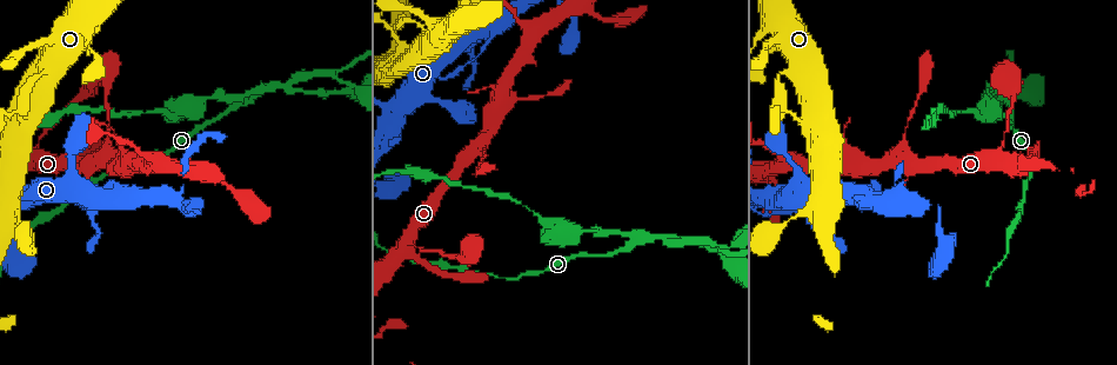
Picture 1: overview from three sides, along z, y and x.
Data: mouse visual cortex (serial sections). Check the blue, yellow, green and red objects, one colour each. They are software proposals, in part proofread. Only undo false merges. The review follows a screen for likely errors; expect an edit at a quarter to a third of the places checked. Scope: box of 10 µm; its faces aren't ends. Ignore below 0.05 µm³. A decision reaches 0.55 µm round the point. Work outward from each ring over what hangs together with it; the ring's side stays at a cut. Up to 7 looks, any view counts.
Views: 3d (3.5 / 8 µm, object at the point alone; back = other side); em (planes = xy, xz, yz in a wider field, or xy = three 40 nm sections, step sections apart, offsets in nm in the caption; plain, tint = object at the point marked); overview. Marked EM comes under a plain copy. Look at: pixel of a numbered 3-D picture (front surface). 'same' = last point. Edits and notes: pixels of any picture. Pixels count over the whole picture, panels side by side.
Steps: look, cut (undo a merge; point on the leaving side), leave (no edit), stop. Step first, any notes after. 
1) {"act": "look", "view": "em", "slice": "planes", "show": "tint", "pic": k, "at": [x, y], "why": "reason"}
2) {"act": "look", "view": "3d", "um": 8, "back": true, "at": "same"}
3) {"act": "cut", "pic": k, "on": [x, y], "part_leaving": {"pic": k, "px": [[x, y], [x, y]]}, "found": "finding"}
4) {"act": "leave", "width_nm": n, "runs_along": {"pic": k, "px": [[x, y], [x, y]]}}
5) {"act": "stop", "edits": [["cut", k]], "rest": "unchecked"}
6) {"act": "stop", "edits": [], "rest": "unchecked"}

{"act": "look", "view": "3d", "um": 8, "pic": 1, "at": [797, 120]}

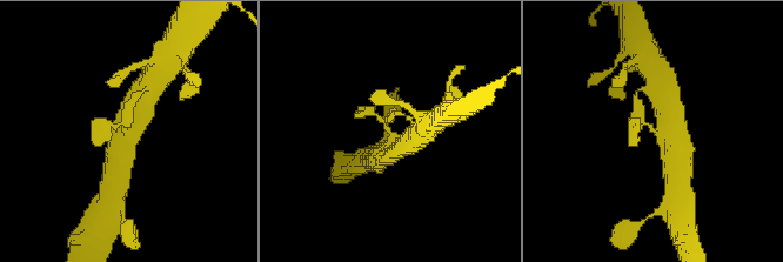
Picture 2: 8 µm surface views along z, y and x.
{"act": "look", "view": "em", "slice": "xy", "step": 3, "show": "tint", "at": "same", "why": "now the EM"}

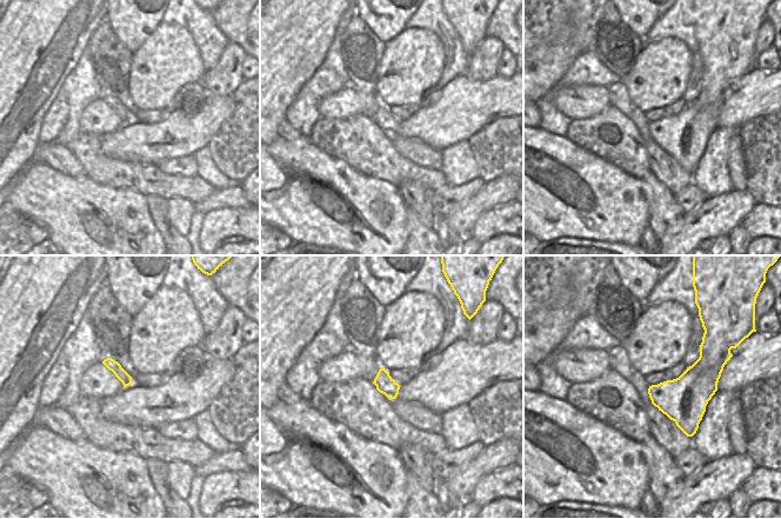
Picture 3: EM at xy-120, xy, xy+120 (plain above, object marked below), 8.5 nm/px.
{"act": "leave", "runs_along": {"pic": 2, "px": [[396, 150], [386, 127], [395, 115]]}, "found": "all the same cell"}

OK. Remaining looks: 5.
{"act": "look", "view": "3d", "um": 3.5, "pic": 1, "at": [535, 95], "why": "thin neck"}

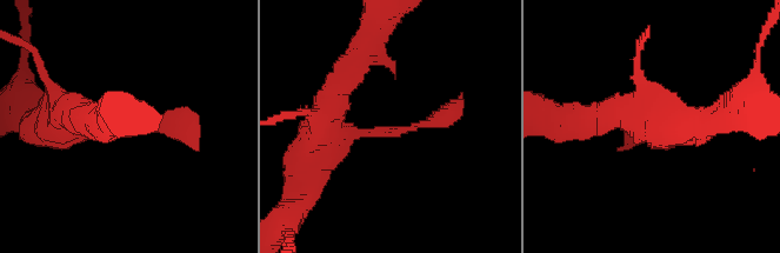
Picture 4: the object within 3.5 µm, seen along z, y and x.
{"act": "look", "view": "em", "slice": "xy", "step": 1, "show": "tint", "pic": 4, "at": [391, 128]}

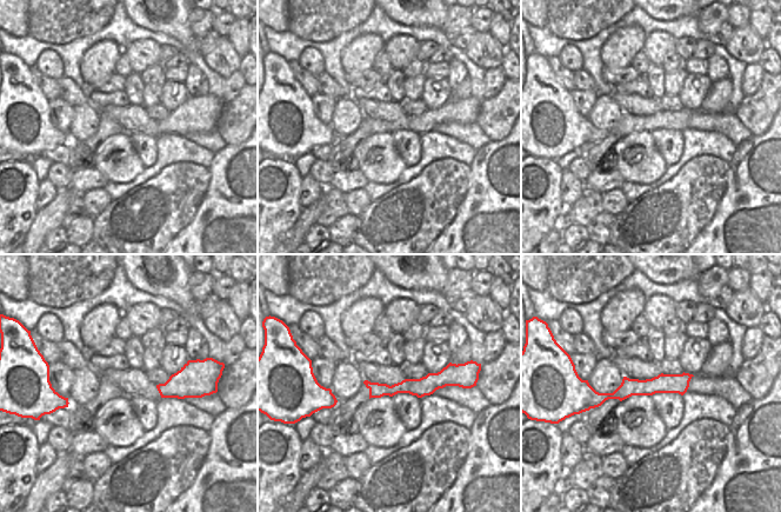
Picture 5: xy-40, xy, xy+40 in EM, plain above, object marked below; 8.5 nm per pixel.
{"act": "leave", "runs_along": {"pic": 5, "px": [[687, 377], [679, 384], [592, 394]]}, "found": "continuous, no second cell"}

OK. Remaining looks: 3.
{"act": "look", "view": "3d", "um": 3.5, "back": true, "pic": 1, "at": [633, 244], "why": "three-way junction"}

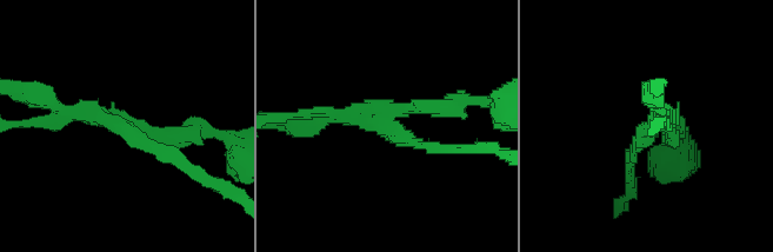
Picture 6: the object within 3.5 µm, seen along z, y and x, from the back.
{"act": "look", "view": "em", "slice": "xy", "step": 5, "show": "tint", "pic": 6, "at": [381, 127], "arms": 3, "arm_widths_nm": [150, 200, 200], "why": "now the EM"}

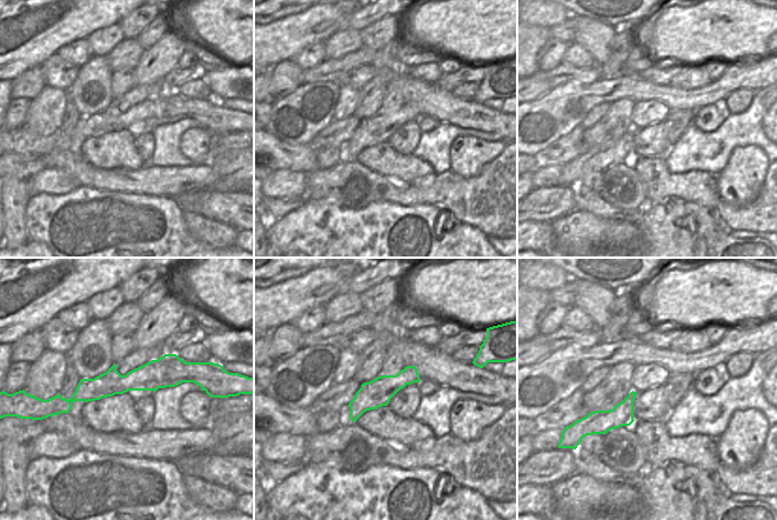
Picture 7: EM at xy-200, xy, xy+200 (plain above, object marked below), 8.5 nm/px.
{"act": "cut", "pic": 6, "on": [170, 136], "part_leaving": {"pic": 6, "px": [[382, 112], [461, 100], [491, 104]]}, "found": "a second cell is stuck on"}

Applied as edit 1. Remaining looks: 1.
{"act": "stop", "edits": [["cut", 6]], "rest": "unchecked"}

